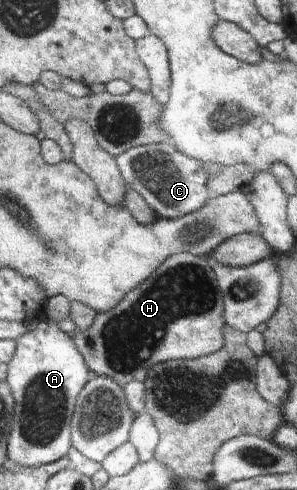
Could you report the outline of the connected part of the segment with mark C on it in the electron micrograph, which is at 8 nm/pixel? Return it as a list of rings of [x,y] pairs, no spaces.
[[[154,143],[131,148],[115,157],[128,187],[136,189],[158,217],[177,219],[193,213],[208,202],[208,173],[201,160],[186,156],[174,145]]]

